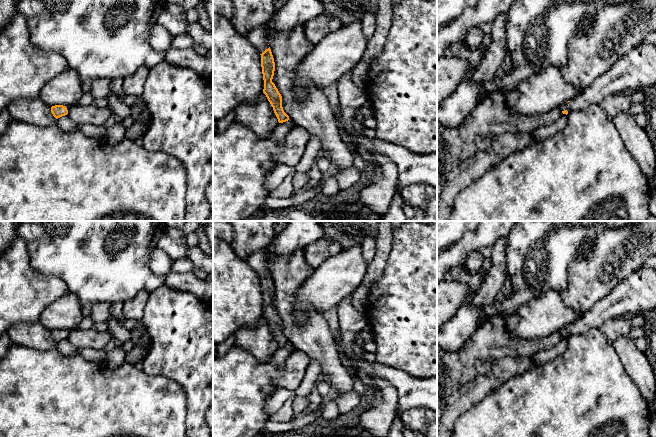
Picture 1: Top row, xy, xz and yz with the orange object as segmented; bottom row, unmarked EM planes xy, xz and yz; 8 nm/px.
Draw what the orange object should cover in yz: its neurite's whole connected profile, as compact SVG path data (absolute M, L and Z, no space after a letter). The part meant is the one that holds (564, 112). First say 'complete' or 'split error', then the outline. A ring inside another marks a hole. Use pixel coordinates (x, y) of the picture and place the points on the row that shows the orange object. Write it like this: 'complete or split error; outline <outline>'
split error; outline M643 43L620 58L576 99L559 106L563 114L599 104L604 98L624 92L646 89L656 84L656 46Z

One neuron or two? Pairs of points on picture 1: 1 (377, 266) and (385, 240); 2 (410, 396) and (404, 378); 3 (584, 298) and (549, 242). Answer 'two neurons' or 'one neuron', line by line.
1: one neuron
2: one neuron
3: two neurons

